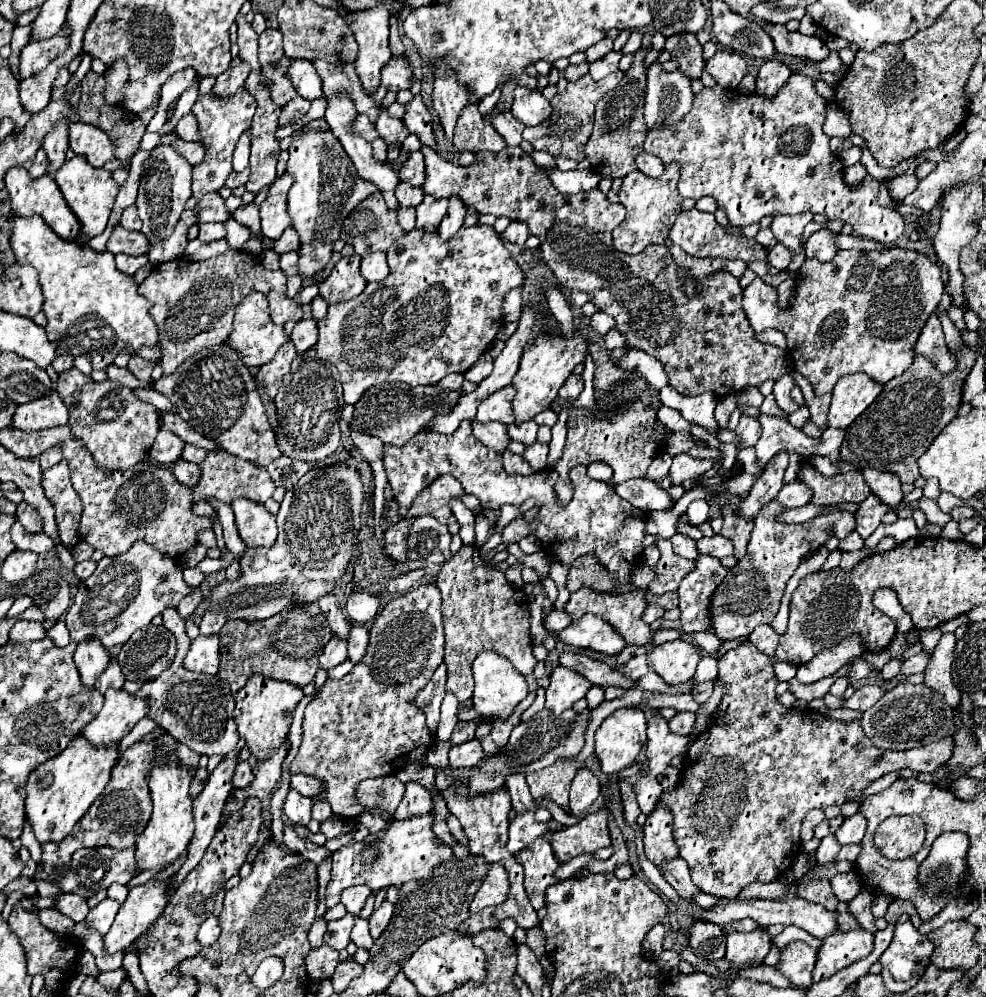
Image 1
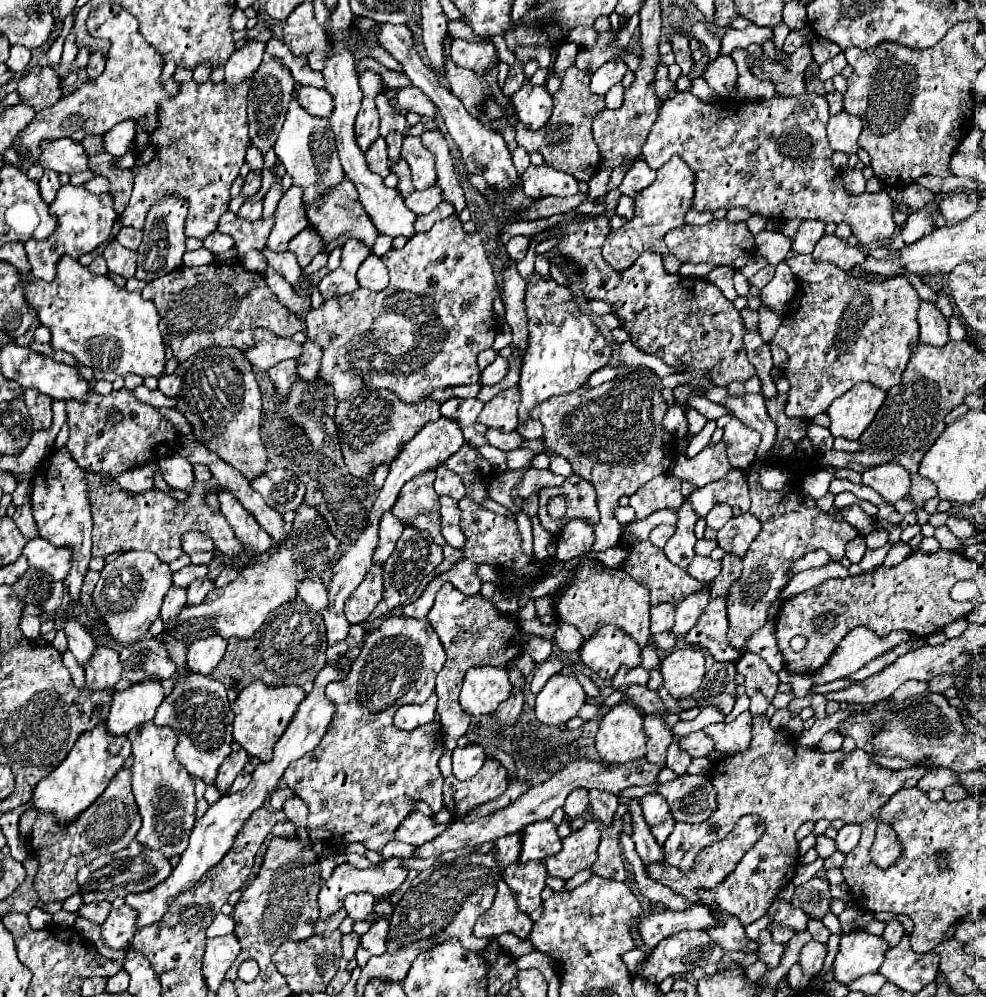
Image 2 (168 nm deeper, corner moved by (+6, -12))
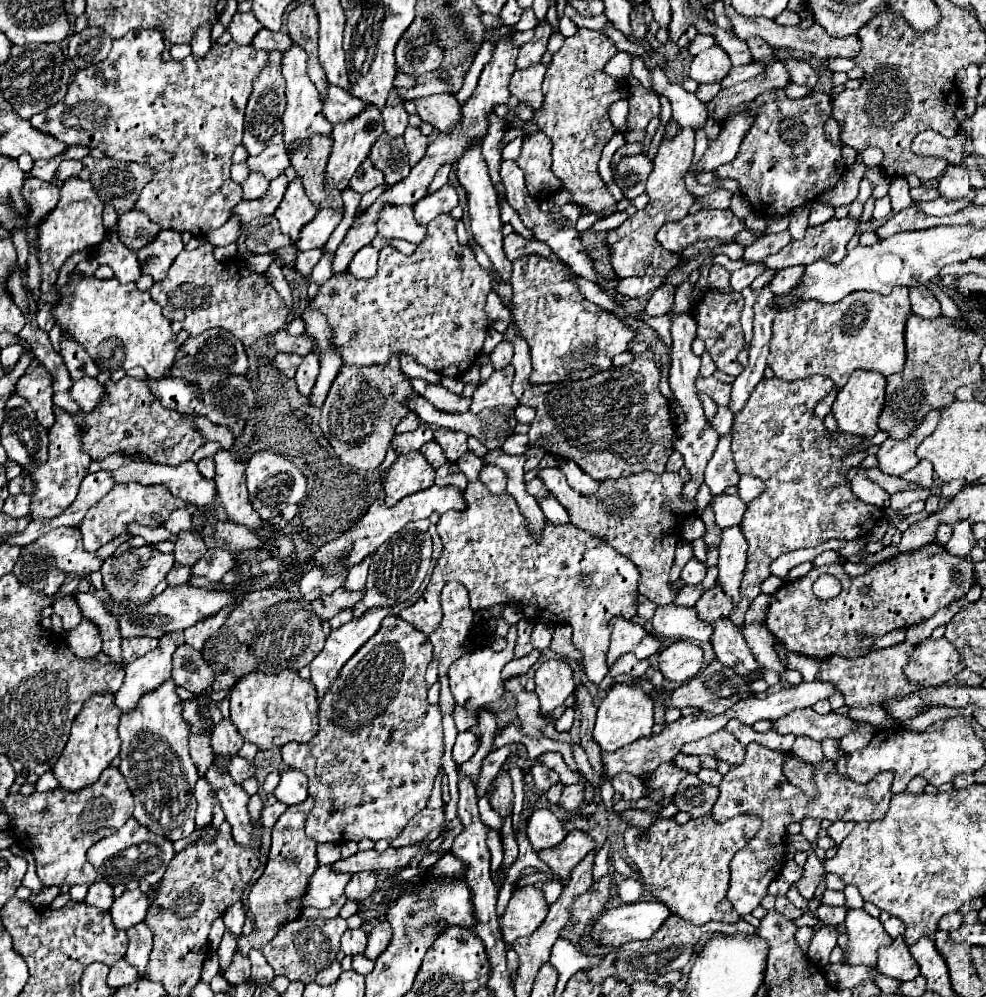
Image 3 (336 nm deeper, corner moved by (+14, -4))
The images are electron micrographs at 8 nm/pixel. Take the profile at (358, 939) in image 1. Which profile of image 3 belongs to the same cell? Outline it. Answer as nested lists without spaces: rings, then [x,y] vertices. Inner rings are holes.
[[[363,954],[361,956],[353,956],[353,970],[355,972],[359,972],[359,974],[369,974],[371,972],[371,968],[373,968],[373,960],[369,960],[369,958],[365,958]]]

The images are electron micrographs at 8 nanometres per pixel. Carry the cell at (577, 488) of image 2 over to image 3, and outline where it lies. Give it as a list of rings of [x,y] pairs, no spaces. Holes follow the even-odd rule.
[[[535,478],[526,483],[526,491],[535,498],[549,496],[549,490],[545,488],[545,484],[543,484],[539,478]]]

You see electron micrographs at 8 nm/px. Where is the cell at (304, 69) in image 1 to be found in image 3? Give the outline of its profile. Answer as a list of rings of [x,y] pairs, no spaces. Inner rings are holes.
[[[327,86],[327,92],[321,98],[321,104],[323,104],[323,116],[331,124],[337,124],[337,122],[345,122],[351,116],[355,116],[357,112],[361,112],[367,102],[347,94],[339,86]]]

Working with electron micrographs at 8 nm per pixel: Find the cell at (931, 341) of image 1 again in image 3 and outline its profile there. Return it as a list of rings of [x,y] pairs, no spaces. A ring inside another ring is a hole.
[[[913,286],[909,290],[909,298],[911,298],[911,308],[913,308],[915,316],[921,316],[925,320],[933,320],[933,318],[941,316],[939,302],[925,286]]]

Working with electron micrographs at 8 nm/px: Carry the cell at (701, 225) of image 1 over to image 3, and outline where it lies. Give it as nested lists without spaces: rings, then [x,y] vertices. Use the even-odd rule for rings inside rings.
[[[729,208],[699,210],[697,214],[687,214],[679,222],[667,222],[657,232],[657,240],[663,248],[681,254],[697,240],[719,240],[723,244],[731,244],[743,228],[745,222],[739,220]]]

